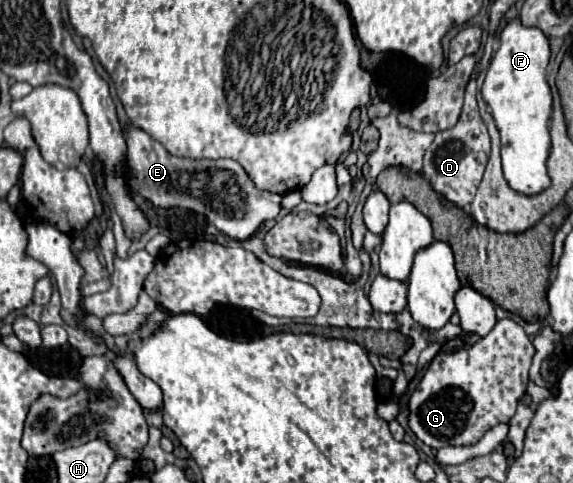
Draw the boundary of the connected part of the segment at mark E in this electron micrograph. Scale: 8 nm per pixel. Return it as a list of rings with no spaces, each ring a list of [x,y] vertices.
[[[129,124],[127,136],[127,174],[133,194],[145,196],[149,202],[161,208],[187,208],[205,214],[223,234],[233,240],[247,240],[255,230],[279,214],[281,196],[265,190],[257,190],[247,178],[245,170],[235,160],[191,160],[169,154],[147,132]]]

